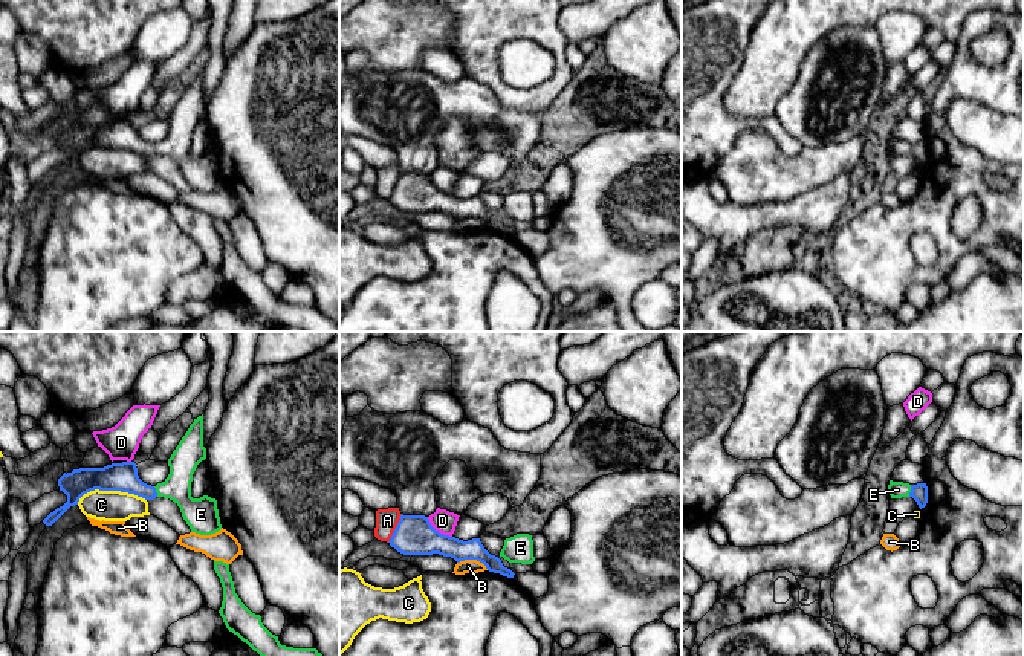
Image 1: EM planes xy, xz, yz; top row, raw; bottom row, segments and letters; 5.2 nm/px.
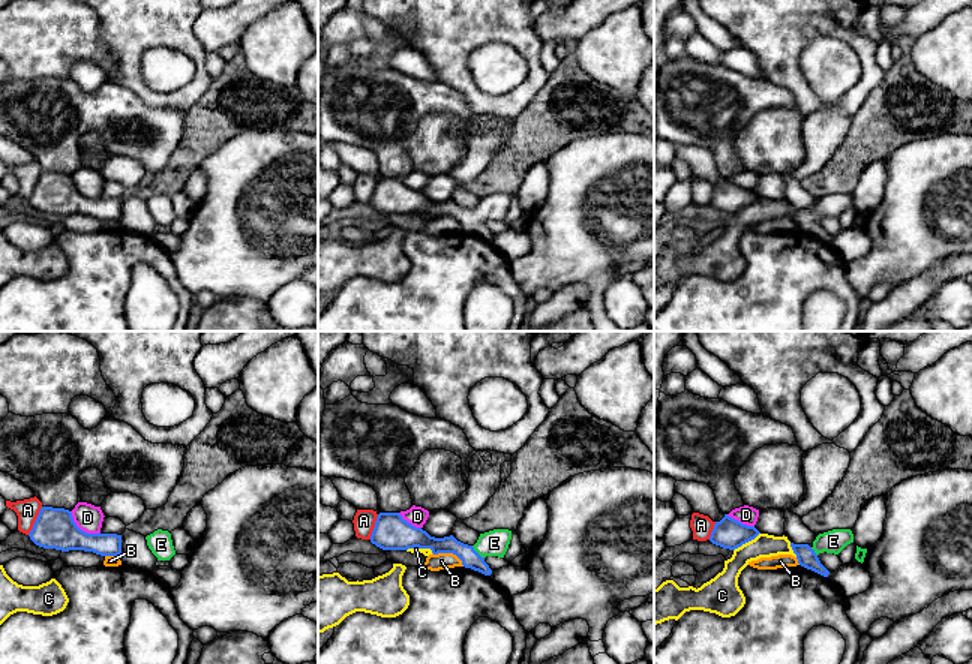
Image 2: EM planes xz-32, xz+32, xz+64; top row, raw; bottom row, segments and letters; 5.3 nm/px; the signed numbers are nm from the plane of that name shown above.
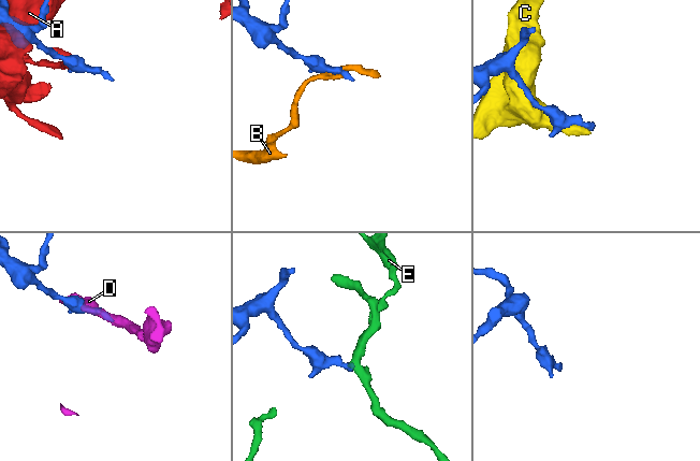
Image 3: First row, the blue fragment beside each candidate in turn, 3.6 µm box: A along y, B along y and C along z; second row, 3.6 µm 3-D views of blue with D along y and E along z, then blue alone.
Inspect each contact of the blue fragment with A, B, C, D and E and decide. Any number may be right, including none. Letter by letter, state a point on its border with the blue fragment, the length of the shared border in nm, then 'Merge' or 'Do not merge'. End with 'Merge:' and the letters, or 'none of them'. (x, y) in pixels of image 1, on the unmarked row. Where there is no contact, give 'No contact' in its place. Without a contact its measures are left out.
A: Touches blue at xz (396, 185). Shared border 170 nm. Do not merge
B: Touches blue at xz (473, 216). Shared border 170 nm. Do not merge
C: Touches blue at xy (110, 147). Shared border 360 nm. Do not merge
D: Touches blue at xz (437, 188). Shared border 170 nm. Do not merge
E: Touches blue at yz (911, 149). Shared border 70 nm. Merge
Merge: E

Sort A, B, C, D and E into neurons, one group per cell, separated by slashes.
A / B / C / D / E

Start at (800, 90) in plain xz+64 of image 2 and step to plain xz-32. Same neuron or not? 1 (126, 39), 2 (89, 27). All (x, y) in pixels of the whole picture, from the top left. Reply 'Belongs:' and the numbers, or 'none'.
Belongs: 1

